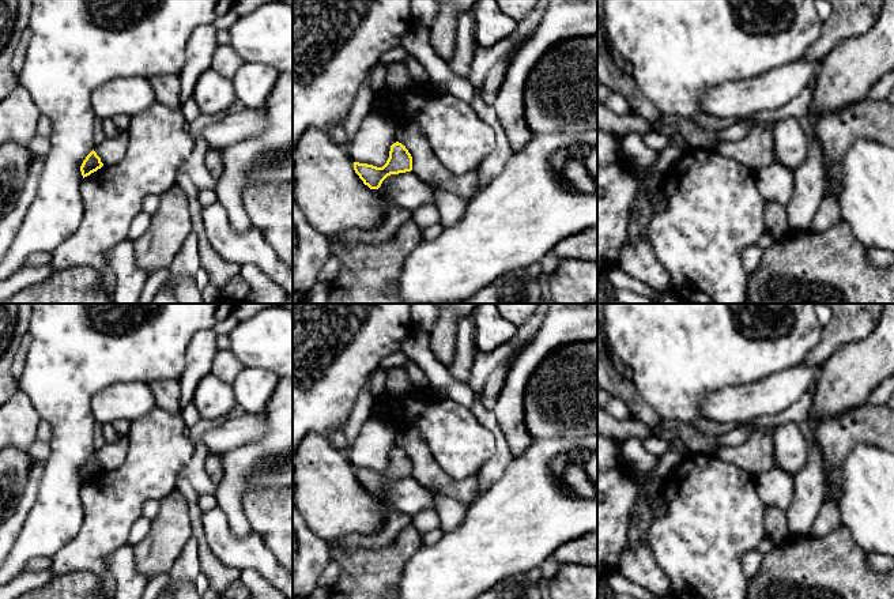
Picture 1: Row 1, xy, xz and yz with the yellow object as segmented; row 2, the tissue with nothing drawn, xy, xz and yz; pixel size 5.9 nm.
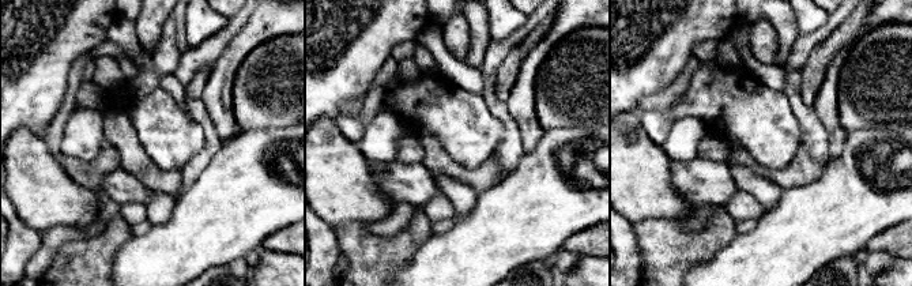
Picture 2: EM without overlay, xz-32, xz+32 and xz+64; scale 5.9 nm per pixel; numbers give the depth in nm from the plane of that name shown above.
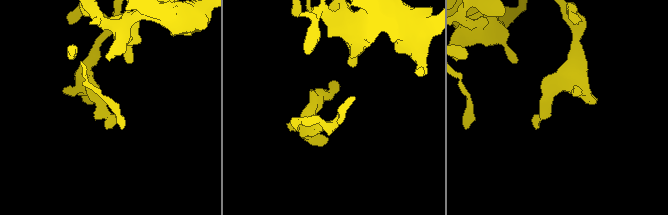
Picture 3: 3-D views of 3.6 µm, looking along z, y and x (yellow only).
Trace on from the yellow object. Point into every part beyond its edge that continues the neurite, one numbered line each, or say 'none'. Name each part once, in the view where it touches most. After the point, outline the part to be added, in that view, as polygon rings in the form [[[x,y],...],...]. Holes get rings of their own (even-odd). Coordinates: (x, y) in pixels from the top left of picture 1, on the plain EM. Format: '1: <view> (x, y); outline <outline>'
none

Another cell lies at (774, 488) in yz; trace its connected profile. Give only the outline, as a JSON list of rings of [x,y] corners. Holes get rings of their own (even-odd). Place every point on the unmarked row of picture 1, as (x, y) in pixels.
[[[773,467],[757,476],[757,491],[765,506],[787,511],[793,500],[793,476]]]

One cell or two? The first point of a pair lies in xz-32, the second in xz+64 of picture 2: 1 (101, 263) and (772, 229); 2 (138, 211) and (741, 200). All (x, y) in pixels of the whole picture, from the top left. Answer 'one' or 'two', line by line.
1: two
2: one

